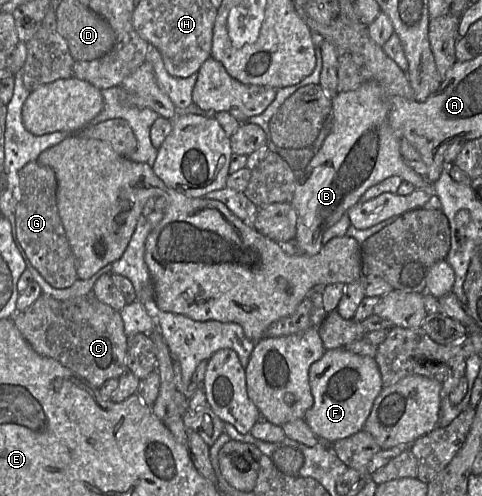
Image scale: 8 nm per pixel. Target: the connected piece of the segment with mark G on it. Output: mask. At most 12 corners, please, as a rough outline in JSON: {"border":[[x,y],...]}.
{"border":[[19,170],[16,234],[54,288],[78,279],[55,171]]}

